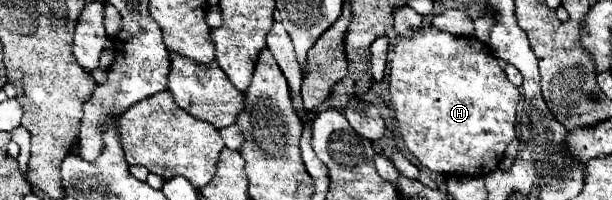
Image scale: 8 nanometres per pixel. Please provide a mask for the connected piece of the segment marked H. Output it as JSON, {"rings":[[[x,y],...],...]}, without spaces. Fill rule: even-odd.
{"rings":[[[433,26],[419,28],[415,36],[401,38],[395,44],[389,66],[389,104],[395,110],[405,146],[425,168],[447,176],[485,176],[497,170],[507,146],[515,140],[519,88],[507,80],[487,44],[473,36],[453,36]]]}

